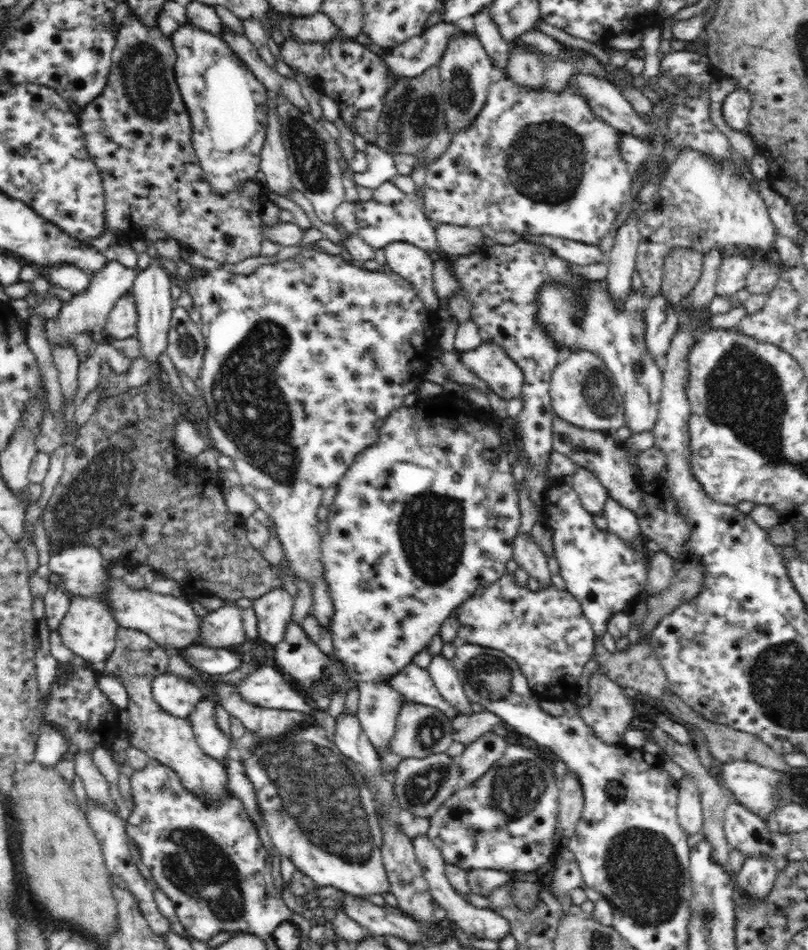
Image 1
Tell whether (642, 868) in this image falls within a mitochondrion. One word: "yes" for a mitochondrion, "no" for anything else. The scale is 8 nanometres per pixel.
yes

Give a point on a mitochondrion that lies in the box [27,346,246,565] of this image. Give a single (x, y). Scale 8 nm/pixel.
(95, 488)

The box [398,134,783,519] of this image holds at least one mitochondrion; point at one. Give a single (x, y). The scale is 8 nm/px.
(598, 394)

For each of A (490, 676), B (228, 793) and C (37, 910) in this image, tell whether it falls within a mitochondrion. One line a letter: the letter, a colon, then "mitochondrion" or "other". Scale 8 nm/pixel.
A: mitochondrion
B: other
C: other

